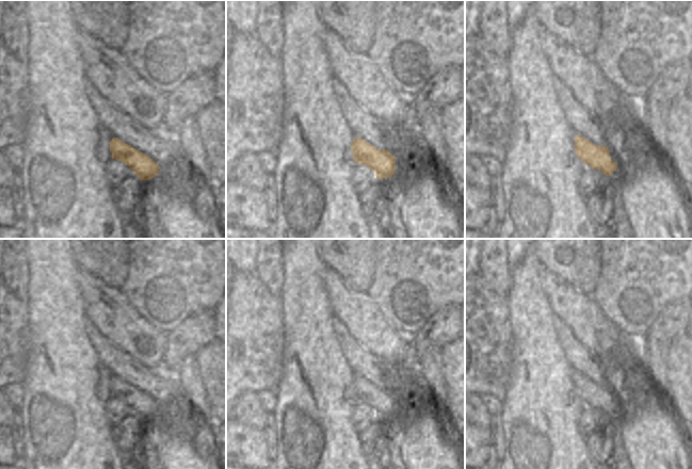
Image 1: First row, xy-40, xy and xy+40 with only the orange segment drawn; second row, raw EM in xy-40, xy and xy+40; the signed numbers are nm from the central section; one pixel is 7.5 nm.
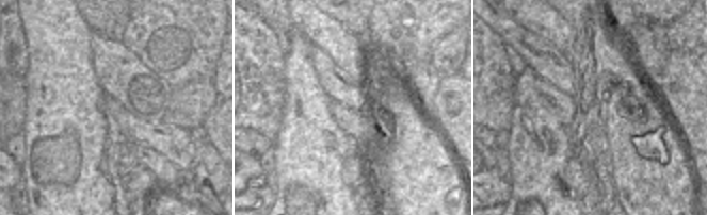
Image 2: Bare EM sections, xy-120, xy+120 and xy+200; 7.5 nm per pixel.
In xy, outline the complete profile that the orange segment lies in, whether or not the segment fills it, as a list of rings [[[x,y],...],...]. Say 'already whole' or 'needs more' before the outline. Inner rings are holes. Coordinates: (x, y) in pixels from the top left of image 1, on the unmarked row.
already whole; [[[360,376],[354,377],[351,388],[354,401],[367,404],[377,419],[395,414],[396,397],[388,388],[380,389]]]

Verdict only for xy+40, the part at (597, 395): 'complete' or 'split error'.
split error

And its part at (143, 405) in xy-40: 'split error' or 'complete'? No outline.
complete

